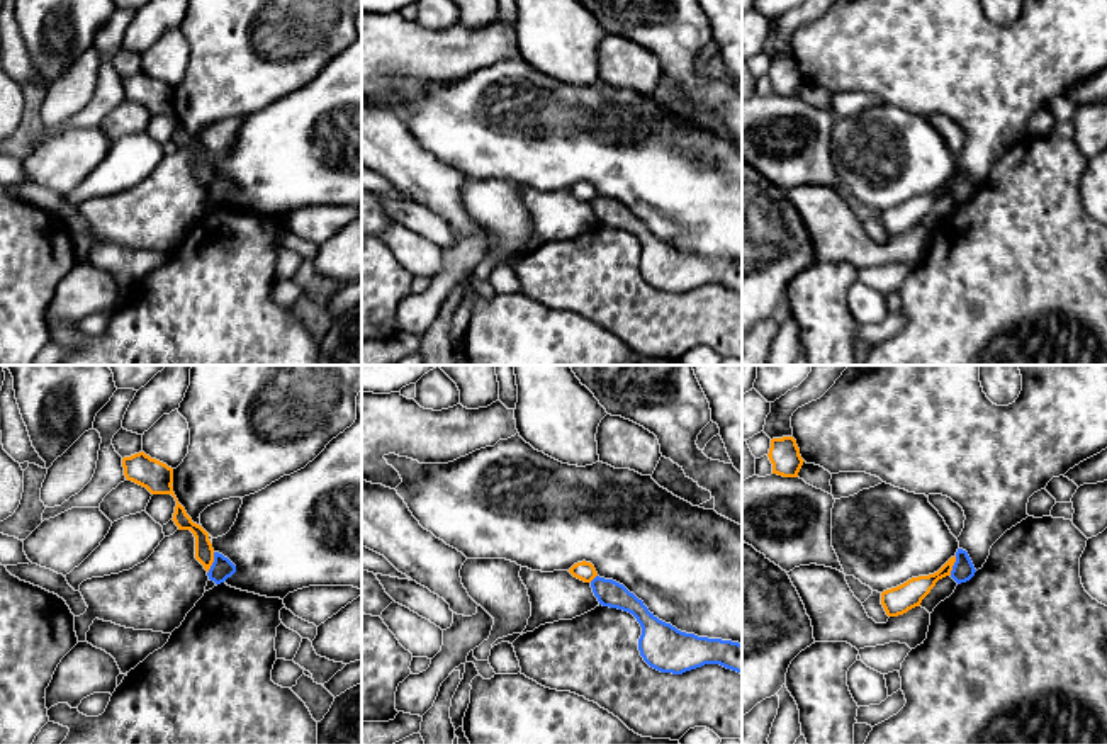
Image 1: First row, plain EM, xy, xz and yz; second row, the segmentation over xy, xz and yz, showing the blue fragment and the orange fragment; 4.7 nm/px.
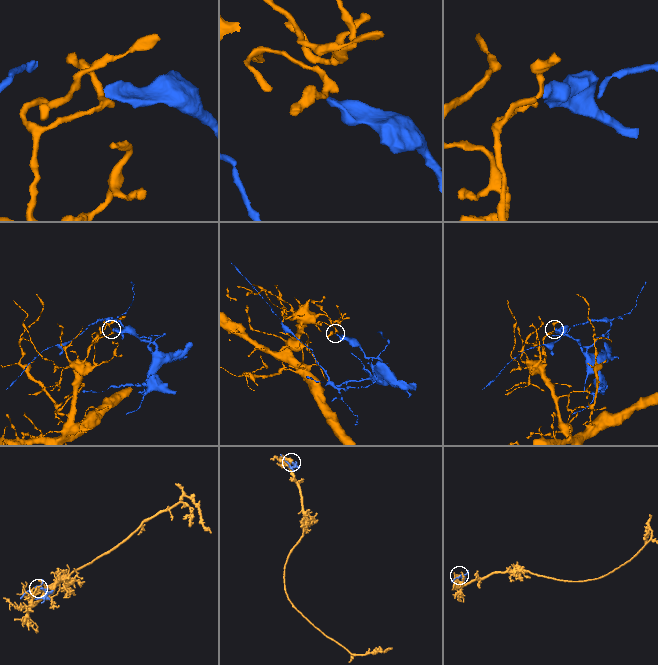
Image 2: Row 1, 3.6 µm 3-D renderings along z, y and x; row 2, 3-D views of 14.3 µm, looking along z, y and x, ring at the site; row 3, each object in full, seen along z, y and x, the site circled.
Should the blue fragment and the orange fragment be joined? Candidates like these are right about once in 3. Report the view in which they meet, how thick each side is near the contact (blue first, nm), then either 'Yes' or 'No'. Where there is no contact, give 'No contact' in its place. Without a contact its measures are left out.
Touches blue in xy. Thickness 100 nm (blue) against 90 nm. No

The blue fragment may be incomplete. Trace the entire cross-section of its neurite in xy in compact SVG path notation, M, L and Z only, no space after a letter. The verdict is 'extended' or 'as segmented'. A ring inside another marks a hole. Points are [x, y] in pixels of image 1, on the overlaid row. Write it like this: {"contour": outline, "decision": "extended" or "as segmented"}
{"contour": "M214 552L214 562L207 572L209 579L216 584L224 583L236 572L236 566L219 552Z", "decision": "as segmented"}

